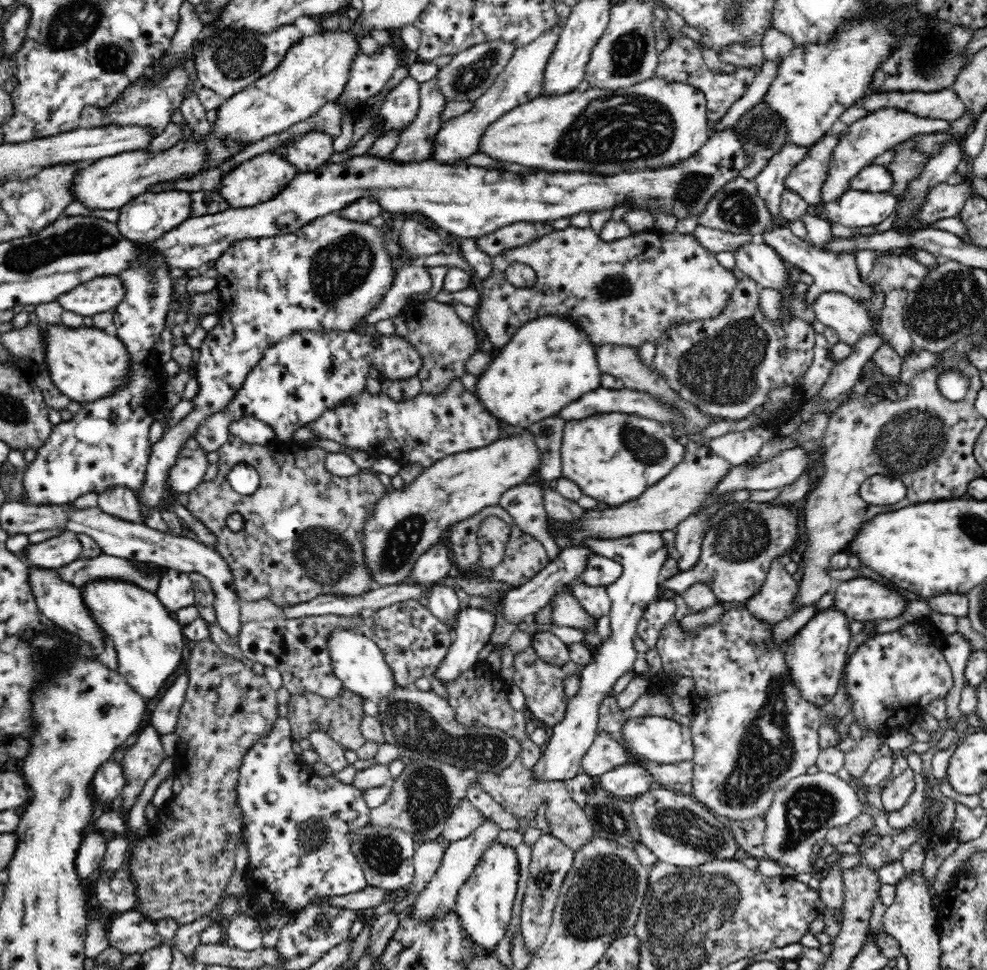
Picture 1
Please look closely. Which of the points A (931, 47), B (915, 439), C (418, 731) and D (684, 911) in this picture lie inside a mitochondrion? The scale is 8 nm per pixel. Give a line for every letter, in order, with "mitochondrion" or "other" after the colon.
A: mitochondrion
B: mitochondrion
C: mitochondrion
D: mitochondrion

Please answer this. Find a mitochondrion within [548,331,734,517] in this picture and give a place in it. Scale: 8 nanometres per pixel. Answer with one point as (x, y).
(648, 450)

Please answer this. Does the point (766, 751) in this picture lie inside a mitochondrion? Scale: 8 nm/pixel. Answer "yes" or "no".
yes

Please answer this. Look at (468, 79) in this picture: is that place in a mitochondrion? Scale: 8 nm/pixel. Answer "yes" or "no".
yes

